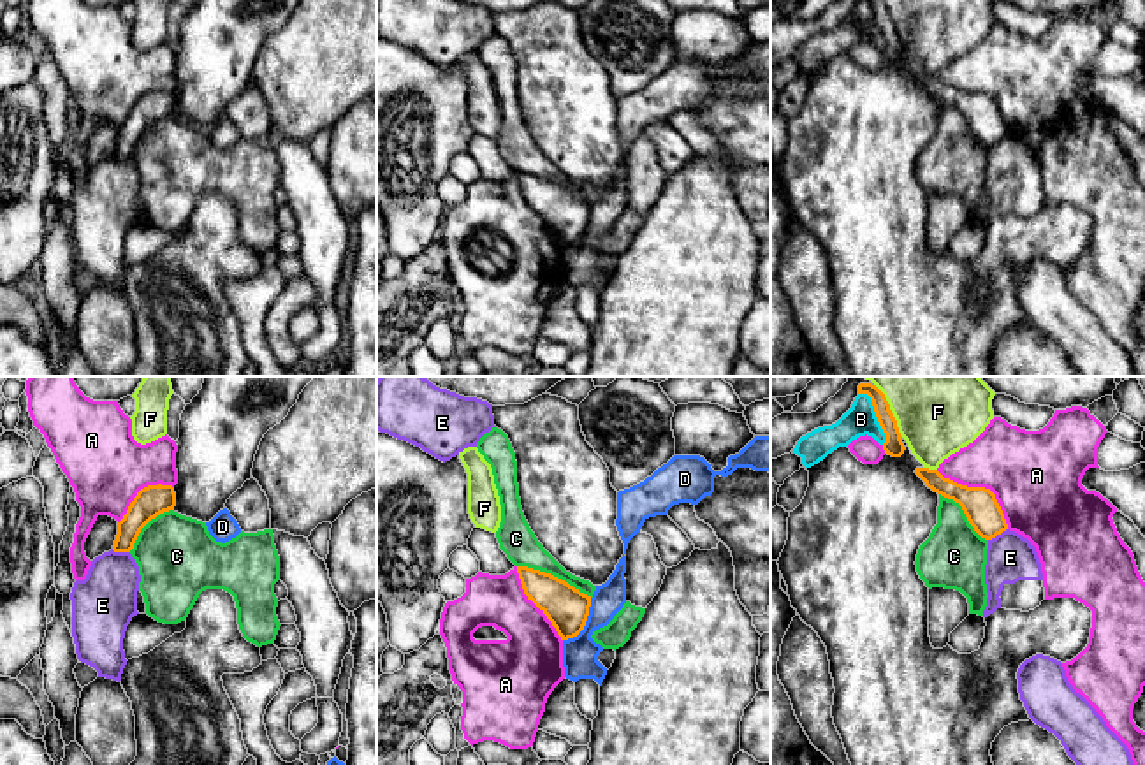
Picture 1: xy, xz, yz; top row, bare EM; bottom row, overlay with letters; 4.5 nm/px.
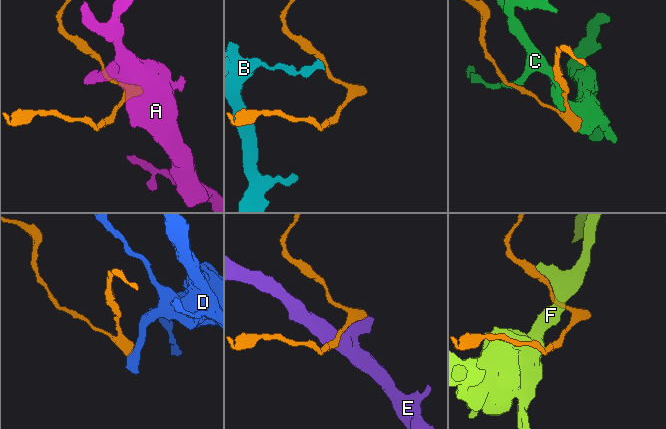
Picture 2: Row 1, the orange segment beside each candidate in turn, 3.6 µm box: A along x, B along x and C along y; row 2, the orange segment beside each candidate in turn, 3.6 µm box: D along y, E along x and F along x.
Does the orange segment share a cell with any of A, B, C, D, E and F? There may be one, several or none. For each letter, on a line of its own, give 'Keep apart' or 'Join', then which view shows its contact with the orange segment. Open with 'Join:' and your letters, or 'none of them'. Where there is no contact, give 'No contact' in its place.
Join: C
A: Keep apart. Touches orange in yz
B: Keep apart. Touches orange in yz
C: Join. Touches orange in xz
D: Keep apart. Touches orange in xz
E: Keep apart. Touches orange in yz
F: Keep apart. Touches orange in yz

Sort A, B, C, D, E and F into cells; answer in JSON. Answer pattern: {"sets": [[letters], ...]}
{"sets": [["A"], ["B"], ["C"], ["D"], ["E"], ["F"]]}

